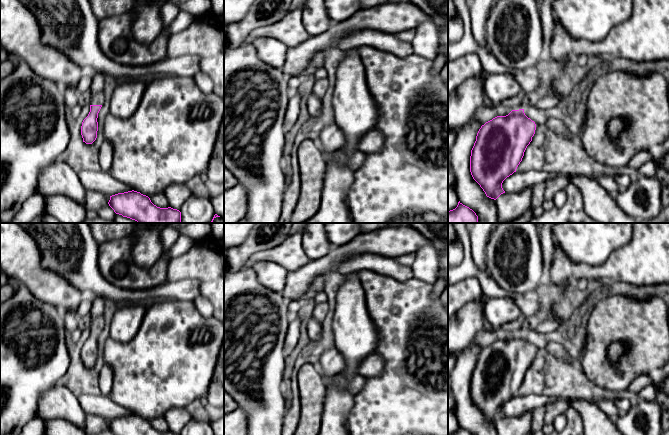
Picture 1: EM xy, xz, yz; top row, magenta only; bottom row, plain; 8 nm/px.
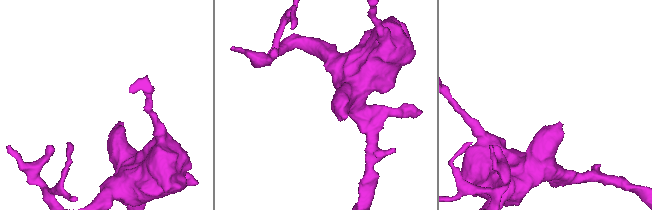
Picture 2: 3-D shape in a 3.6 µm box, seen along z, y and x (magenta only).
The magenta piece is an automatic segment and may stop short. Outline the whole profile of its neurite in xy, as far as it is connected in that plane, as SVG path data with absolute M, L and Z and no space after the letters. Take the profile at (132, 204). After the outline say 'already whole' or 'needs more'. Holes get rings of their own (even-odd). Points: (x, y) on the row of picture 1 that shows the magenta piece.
M134 190L110 196L108 204L116 214L138 223L181 222L181 212L179 210L171 207L157 207L148 196Z; already whole

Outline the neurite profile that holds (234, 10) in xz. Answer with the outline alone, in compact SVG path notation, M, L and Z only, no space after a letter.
M224 0L224 26L244 18L254 0Z

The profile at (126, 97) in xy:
M140 79L122 80L112 93L110 114L121 119L131 117L140 105L146 86Z

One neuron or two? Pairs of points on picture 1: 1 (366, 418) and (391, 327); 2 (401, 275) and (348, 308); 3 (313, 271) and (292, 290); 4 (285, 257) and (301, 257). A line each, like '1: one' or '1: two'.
1: one
2: two
3: one
4: one

